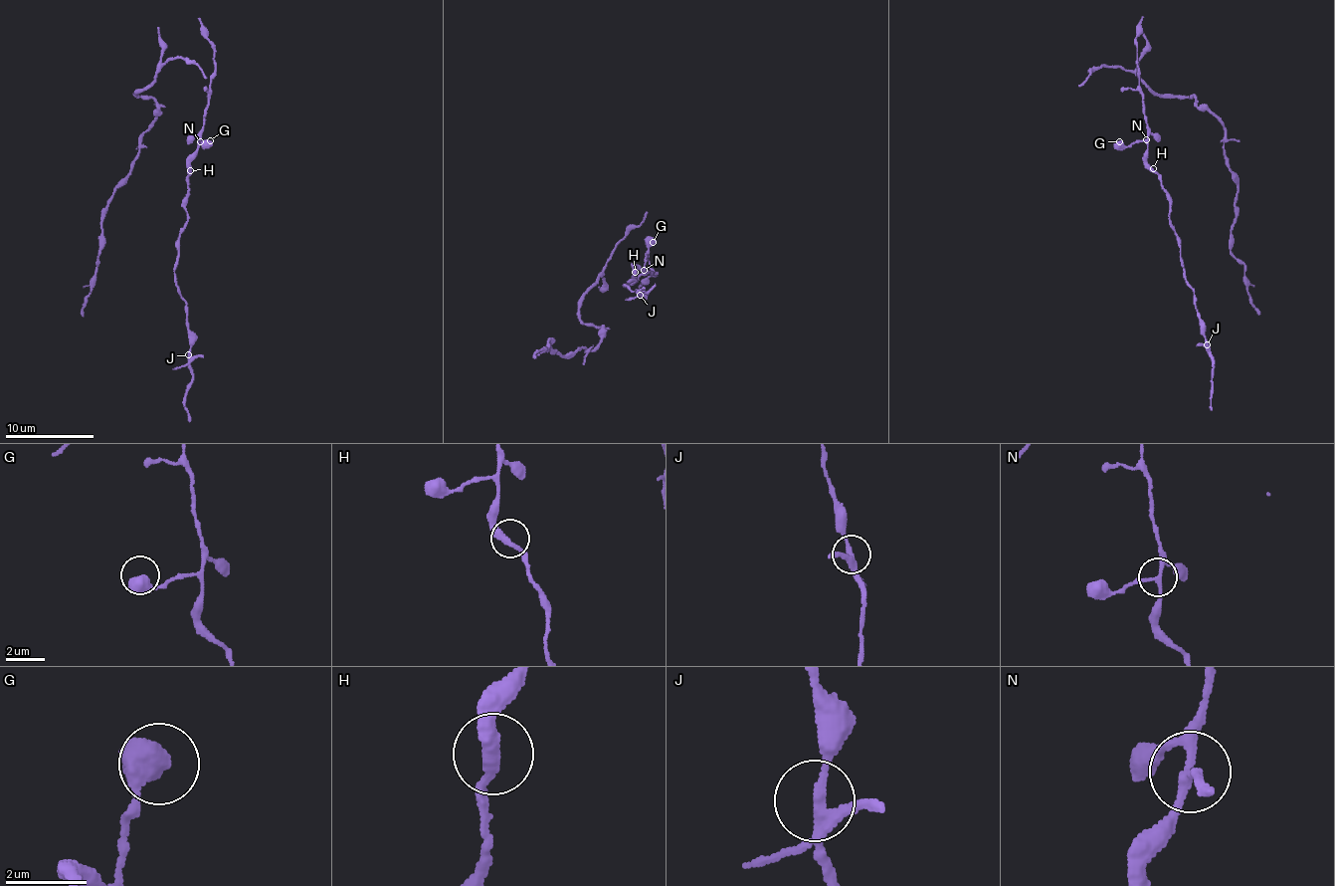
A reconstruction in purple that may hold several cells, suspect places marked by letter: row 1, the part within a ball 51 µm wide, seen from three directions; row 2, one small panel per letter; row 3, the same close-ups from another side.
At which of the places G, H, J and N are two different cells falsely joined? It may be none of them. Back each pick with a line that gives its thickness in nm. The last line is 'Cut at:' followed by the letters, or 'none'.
Cut at: none

